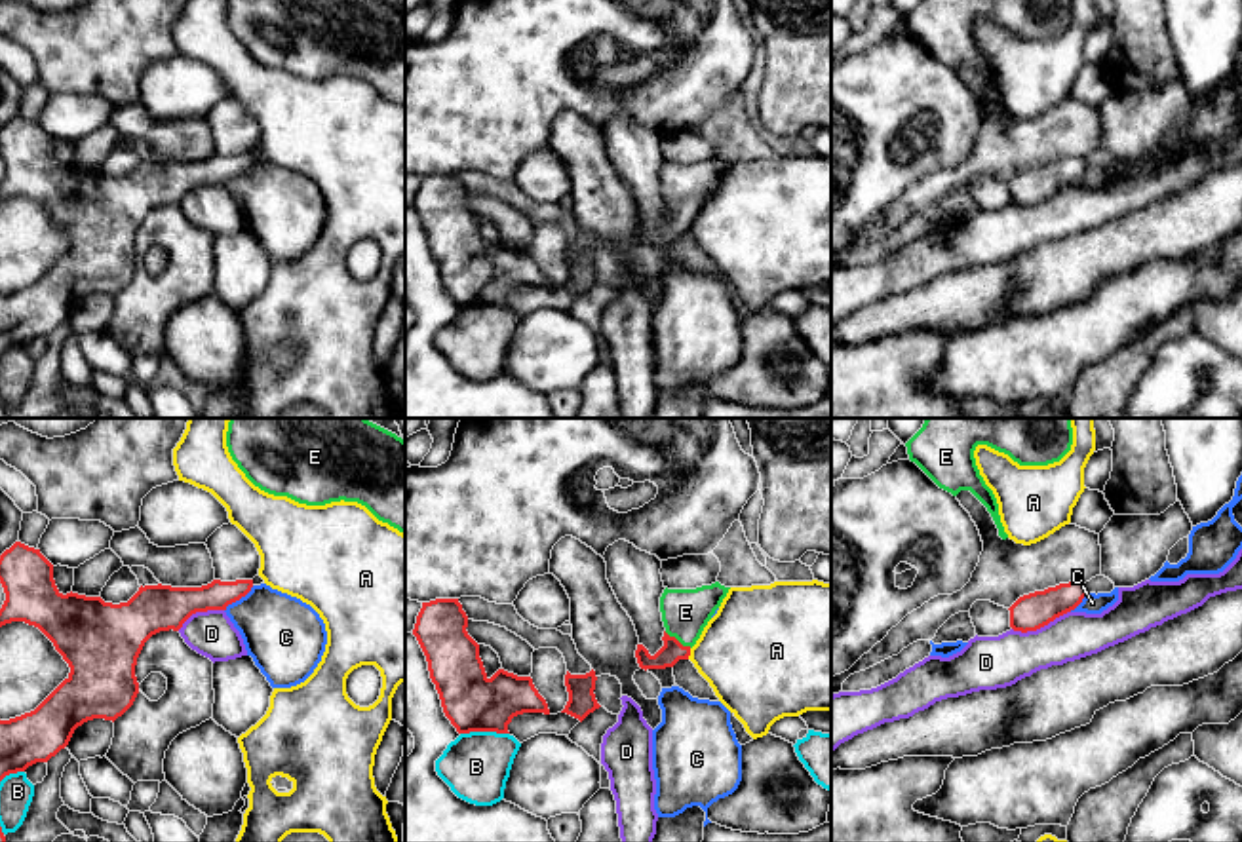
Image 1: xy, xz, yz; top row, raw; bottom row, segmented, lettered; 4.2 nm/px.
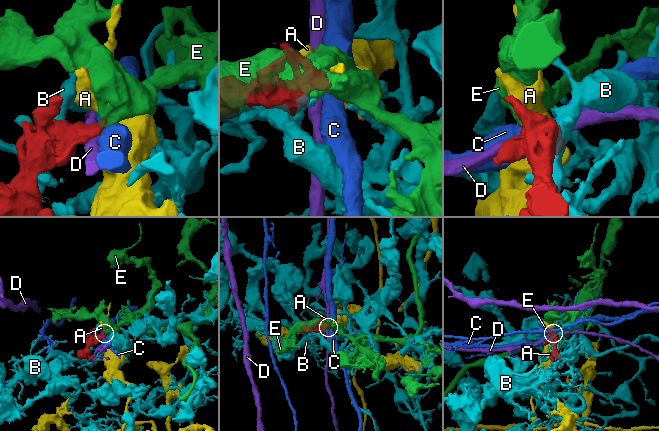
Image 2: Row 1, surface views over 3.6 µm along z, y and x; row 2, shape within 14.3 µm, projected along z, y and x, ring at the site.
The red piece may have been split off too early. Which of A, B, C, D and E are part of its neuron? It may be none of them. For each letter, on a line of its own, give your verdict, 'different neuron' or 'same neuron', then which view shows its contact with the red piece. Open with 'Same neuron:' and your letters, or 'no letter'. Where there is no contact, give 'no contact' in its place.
Same neuron: E
A: different neuron; contact in xz
B: different neuron; contact in xz
C: different neuron; contact in xy
D: different neuron; contact in yz
E: same neuron; contact in xz

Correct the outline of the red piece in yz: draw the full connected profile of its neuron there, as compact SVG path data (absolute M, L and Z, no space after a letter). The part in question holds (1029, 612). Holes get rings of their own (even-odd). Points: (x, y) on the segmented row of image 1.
M1069 582L1044 591L1019 597L1010 610L1010 627L1014 631L1037 631L1056 618L1075 610L1088 595L1086 584Z

